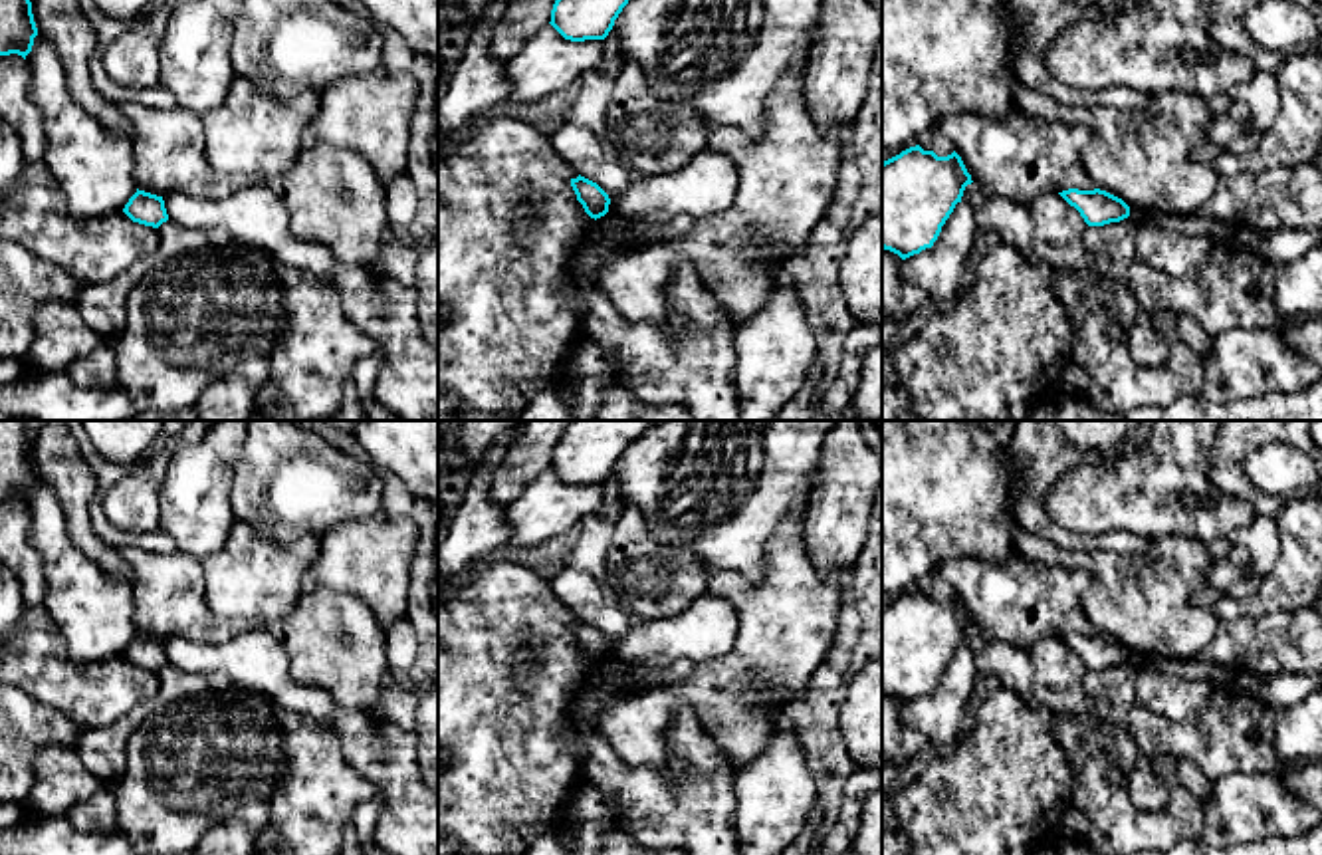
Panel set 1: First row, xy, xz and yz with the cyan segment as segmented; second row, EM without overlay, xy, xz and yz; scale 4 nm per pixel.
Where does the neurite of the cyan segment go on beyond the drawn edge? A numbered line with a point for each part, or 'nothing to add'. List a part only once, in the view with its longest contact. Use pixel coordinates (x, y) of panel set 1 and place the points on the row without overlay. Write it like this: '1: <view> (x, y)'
nothing to add

